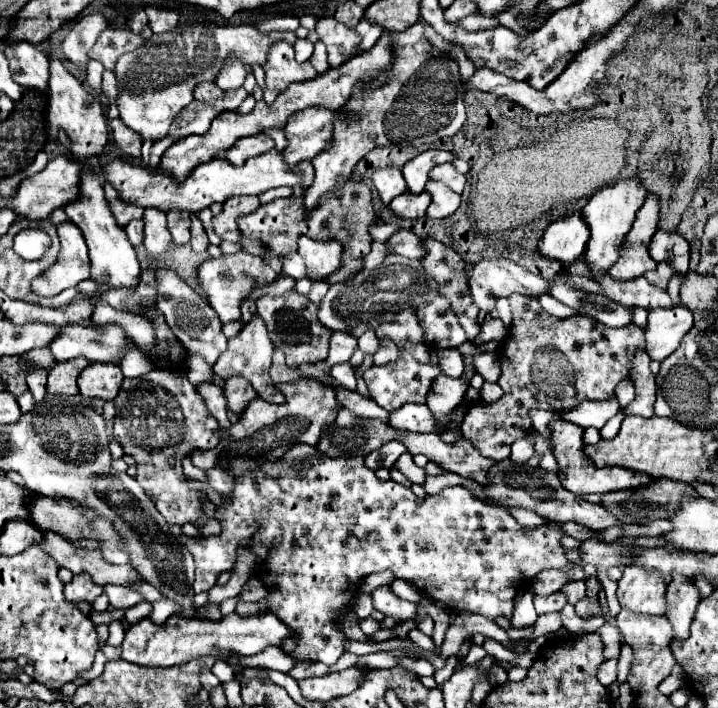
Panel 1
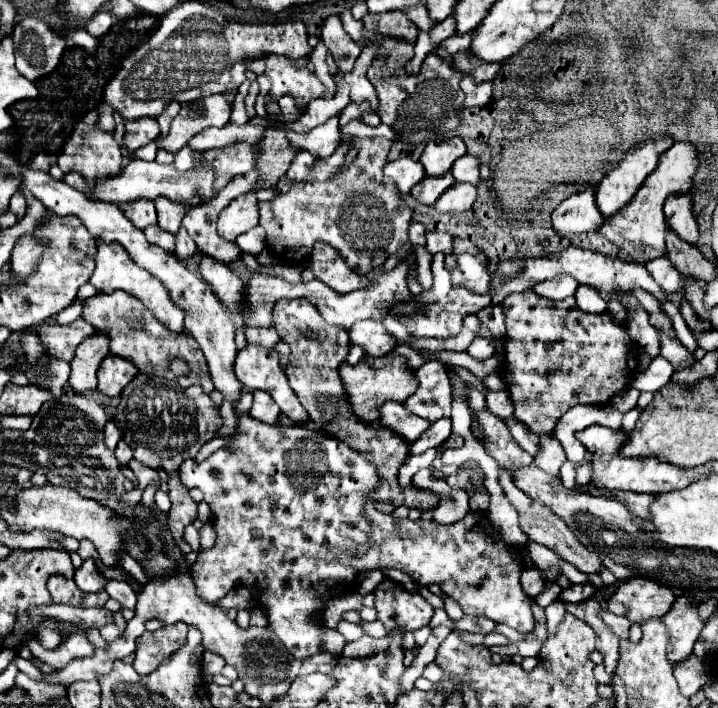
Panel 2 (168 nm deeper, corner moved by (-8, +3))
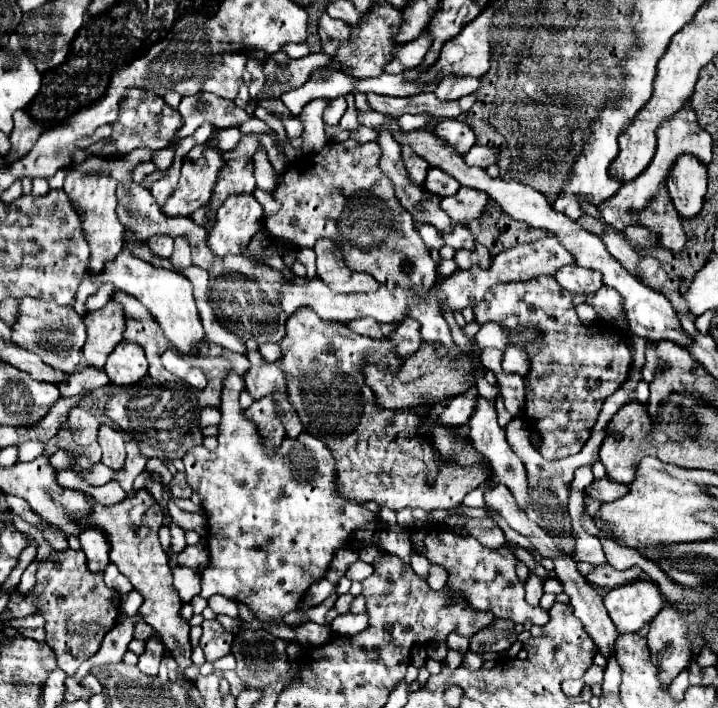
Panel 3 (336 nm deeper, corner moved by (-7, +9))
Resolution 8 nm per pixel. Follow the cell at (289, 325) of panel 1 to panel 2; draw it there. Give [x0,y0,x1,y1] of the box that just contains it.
[273,300,439,510]

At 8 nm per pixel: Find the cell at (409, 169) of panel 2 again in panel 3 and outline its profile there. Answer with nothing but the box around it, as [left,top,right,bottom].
[402,146,428,184]

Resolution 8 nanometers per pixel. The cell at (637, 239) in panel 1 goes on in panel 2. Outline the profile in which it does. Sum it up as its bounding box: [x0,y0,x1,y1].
[599,142,699,264]

